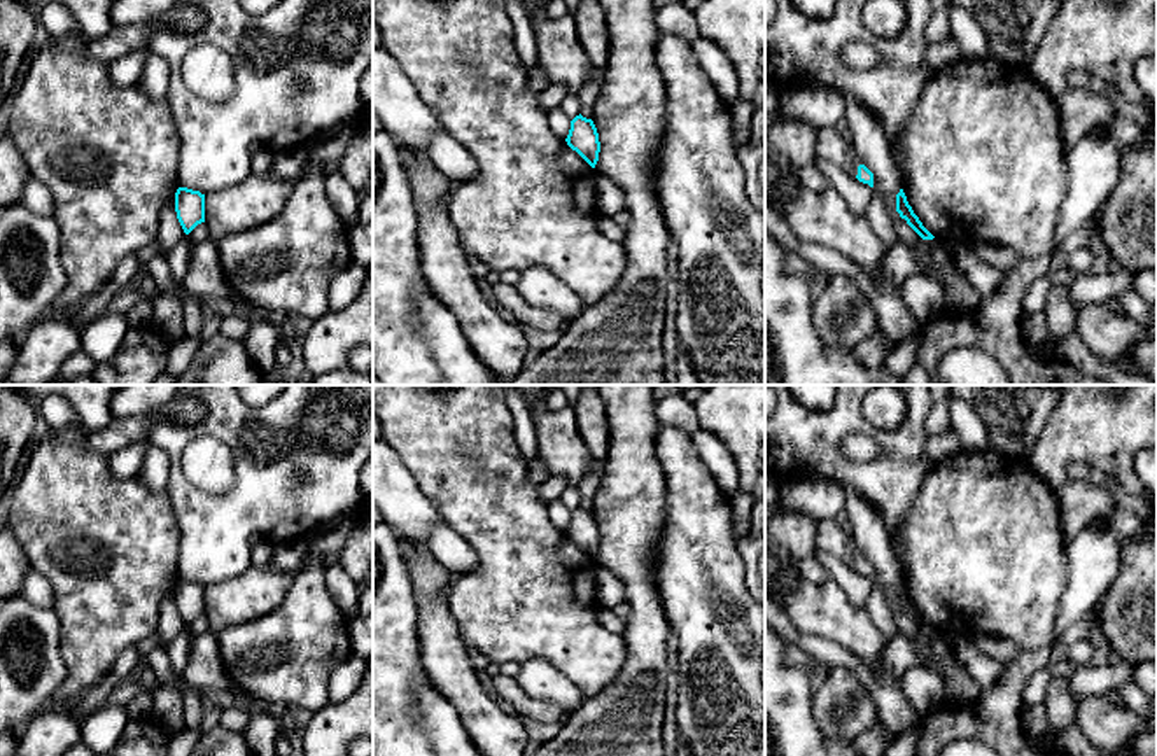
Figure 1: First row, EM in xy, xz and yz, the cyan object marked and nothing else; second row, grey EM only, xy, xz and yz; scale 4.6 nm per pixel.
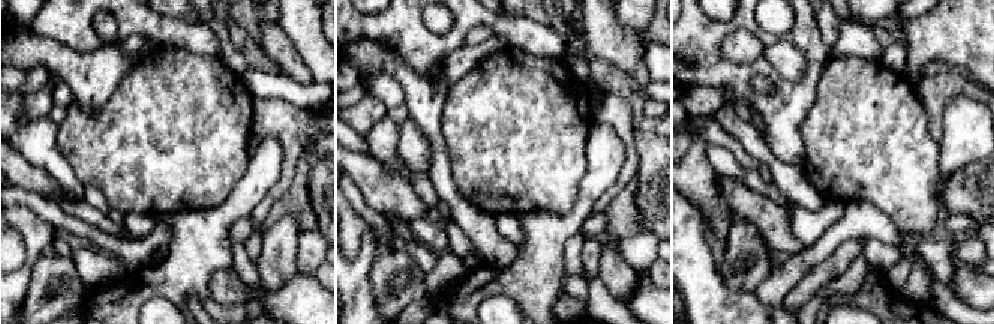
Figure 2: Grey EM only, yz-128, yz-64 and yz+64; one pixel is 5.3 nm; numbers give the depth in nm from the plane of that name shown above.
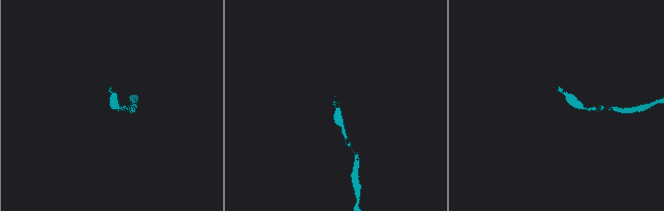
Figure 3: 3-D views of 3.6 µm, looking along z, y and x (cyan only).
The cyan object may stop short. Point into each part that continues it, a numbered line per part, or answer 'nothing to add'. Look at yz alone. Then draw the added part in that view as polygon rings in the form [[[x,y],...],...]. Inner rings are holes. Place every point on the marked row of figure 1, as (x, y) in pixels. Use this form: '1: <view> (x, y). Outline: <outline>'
1: yz (830, 146). Outline: [[[821,128],[814,145],[814,161],[824,159],[844,168],[851,177],[858,175],[861,164],[852,142],[845,142],[835,128]]]

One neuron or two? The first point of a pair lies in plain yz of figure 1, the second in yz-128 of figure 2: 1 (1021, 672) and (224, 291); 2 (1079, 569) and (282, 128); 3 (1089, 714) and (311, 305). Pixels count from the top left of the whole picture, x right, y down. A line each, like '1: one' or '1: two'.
1: two
2: two
3: two

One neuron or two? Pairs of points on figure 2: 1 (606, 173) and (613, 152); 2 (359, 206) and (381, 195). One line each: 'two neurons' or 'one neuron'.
1: one neuron
2: two neurons

